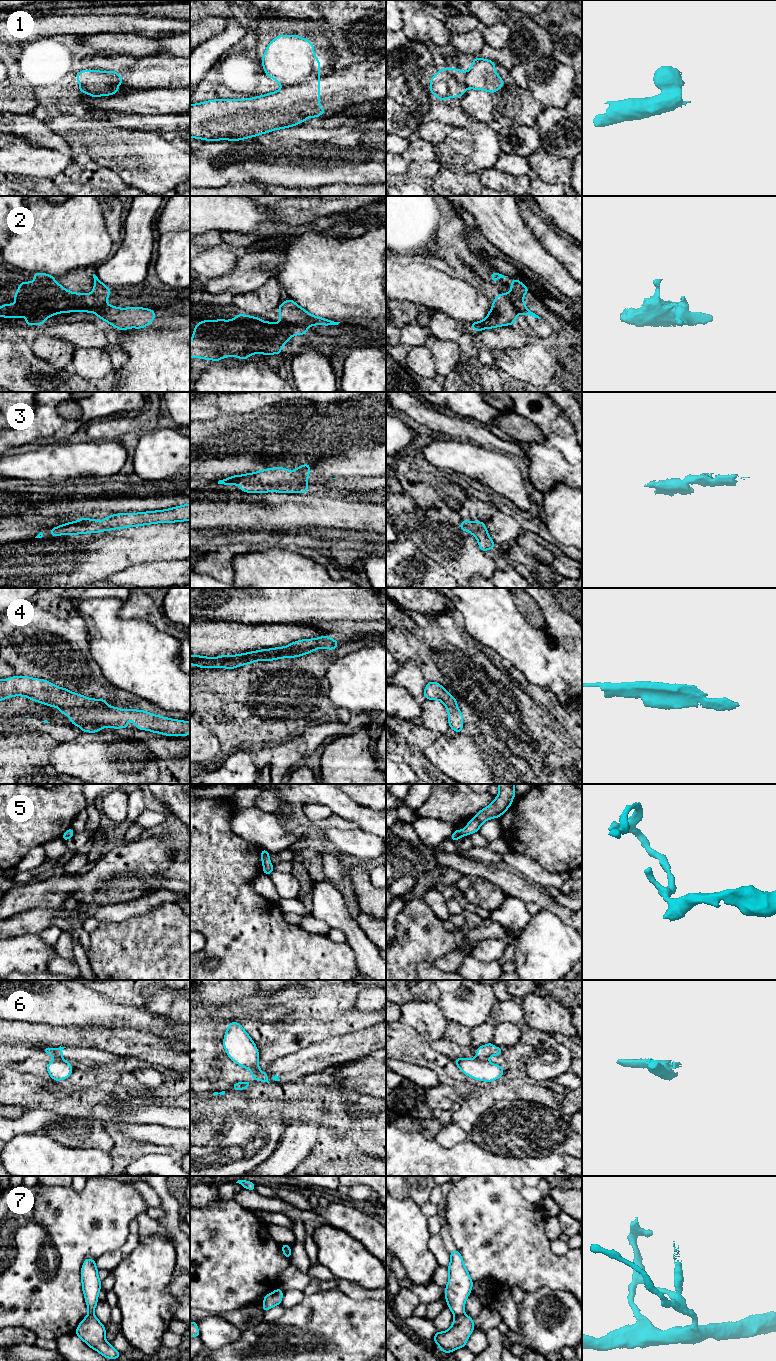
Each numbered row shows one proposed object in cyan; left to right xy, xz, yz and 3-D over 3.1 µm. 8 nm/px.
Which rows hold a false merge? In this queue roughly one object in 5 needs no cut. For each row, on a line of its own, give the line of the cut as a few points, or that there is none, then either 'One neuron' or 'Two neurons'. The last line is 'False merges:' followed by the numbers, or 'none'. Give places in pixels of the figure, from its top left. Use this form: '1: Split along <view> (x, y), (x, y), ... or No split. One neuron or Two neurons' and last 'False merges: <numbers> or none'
1: Split along xz (319, 76), (282, 87). Two neurons
2: Split along xz (281, 320), (299, 325), (306, 331). Two neurons
3: No split. One neuron
4: Split along xz (317, 647), (301, 650), (271, 651), (265, 660). Two neurons
5: No split. One neuron
6: Split along yz (475, 1057), (484, 1060). Two neurons
7: Split along yz (463, 1313), (455, 1316). Two neurons
False merges: 1, 2, 4, 6, 7

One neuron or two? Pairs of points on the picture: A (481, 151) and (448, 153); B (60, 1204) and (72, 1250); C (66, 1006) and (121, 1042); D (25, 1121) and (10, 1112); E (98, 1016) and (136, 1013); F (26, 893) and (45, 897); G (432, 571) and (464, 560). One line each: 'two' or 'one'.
A: one
B: one
C: two
D: two
E: one
F: one
G: two

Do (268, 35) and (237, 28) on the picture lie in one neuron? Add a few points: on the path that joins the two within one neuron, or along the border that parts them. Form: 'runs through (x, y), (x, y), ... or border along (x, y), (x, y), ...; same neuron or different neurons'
border along (230, 17), (235, 16), (251, 30); different neurons

